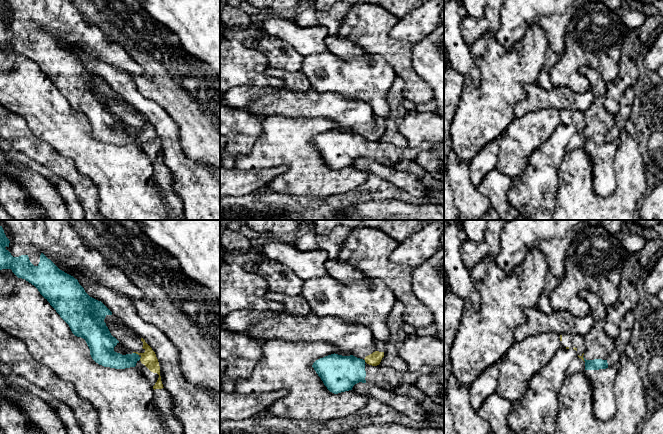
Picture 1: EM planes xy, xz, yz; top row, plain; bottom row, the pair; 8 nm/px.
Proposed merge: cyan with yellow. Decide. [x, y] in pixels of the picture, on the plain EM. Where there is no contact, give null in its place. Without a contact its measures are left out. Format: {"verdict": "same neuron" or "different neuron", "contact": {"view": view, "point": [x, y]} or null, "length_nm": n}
{"verdict": "different neuron", "contact": {"view": "xy", "point": [135, 129]}, "length_nm": 50}

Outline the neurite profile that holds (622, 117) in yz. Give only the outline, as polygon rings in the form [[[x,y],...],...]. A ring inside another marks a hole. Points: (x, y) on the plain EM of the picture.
[[[628,88],[621,99],[620,109],[614,116],[615,122],[612,128],[607,133],[607,139],[610,142],[619,142],[620,133],[626,128],[630,119],[632,105],[634,103],[634,88]]]

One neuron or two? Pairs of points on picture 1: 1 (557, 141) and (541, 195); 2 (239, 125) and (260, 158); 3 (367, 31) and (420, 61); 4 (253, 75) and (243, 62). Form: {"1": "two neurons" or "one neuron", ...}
{"1": "one neuron", "2": "two neurons", "3": "two neurons", "4": "one neuron"}

